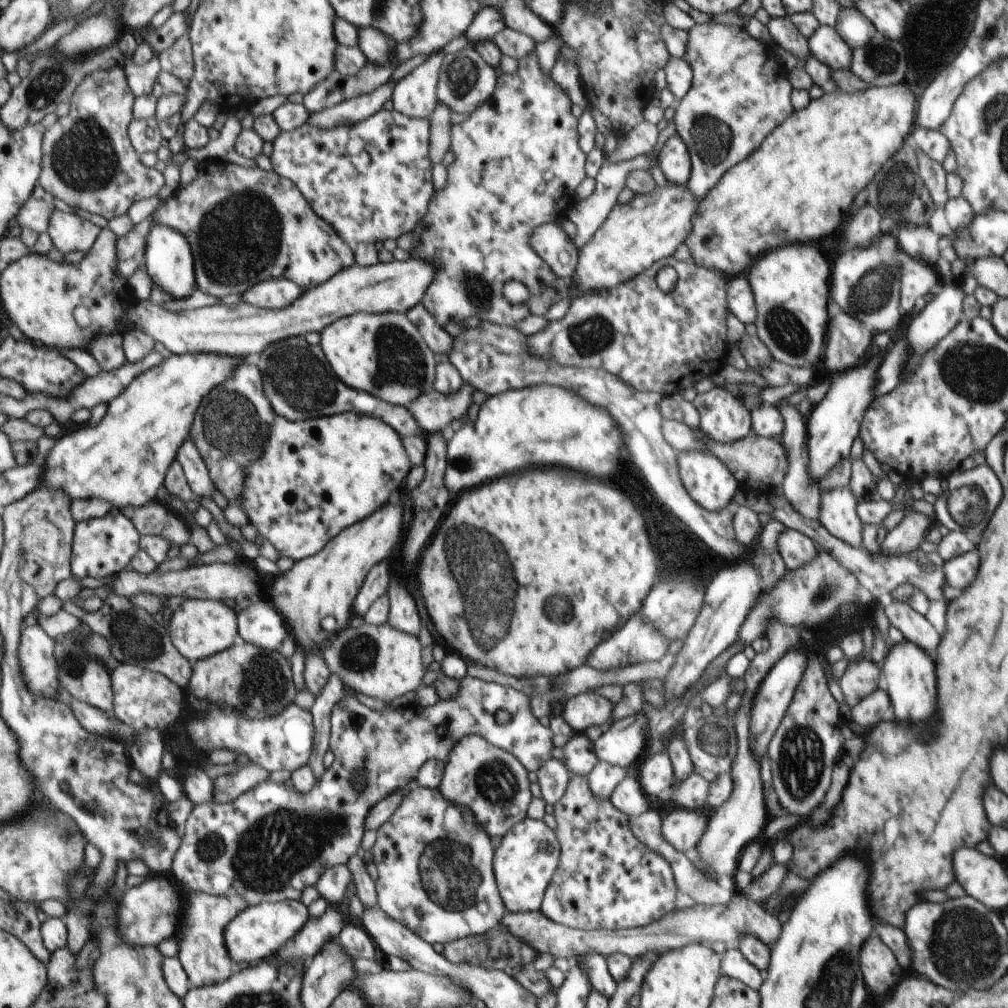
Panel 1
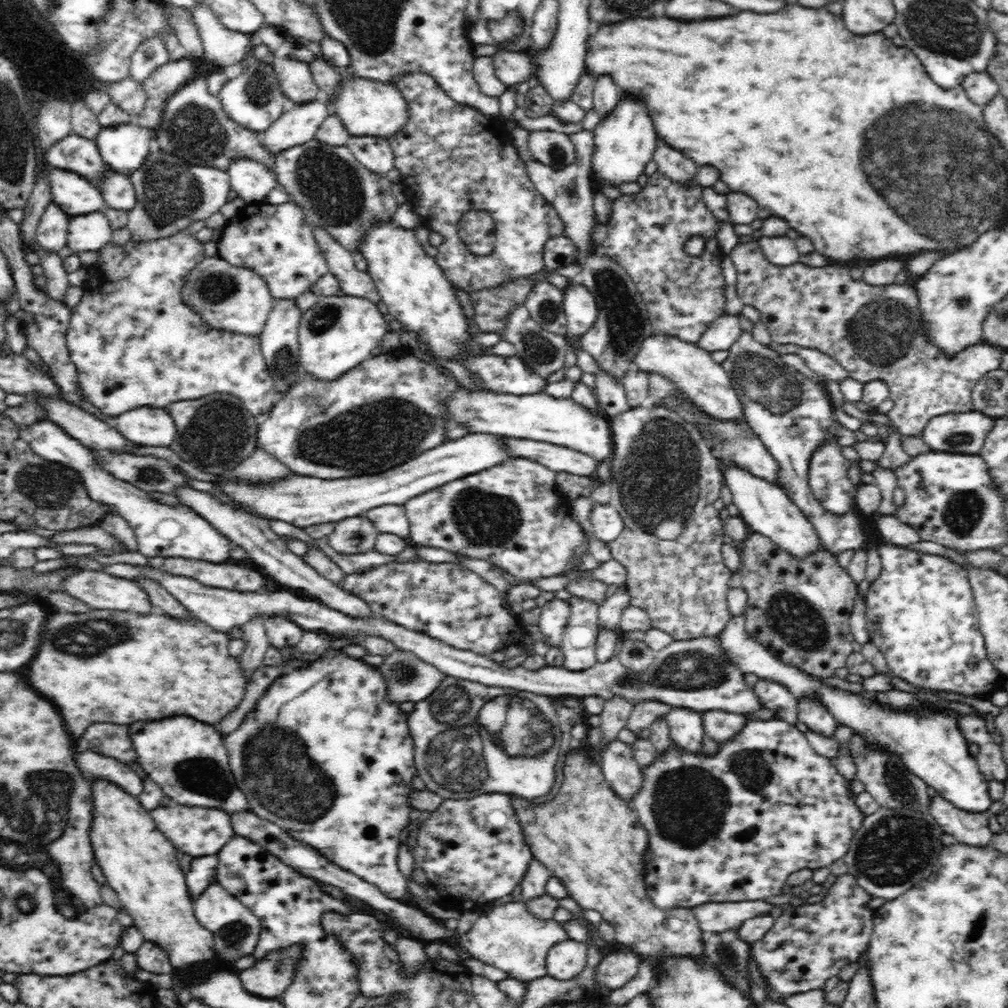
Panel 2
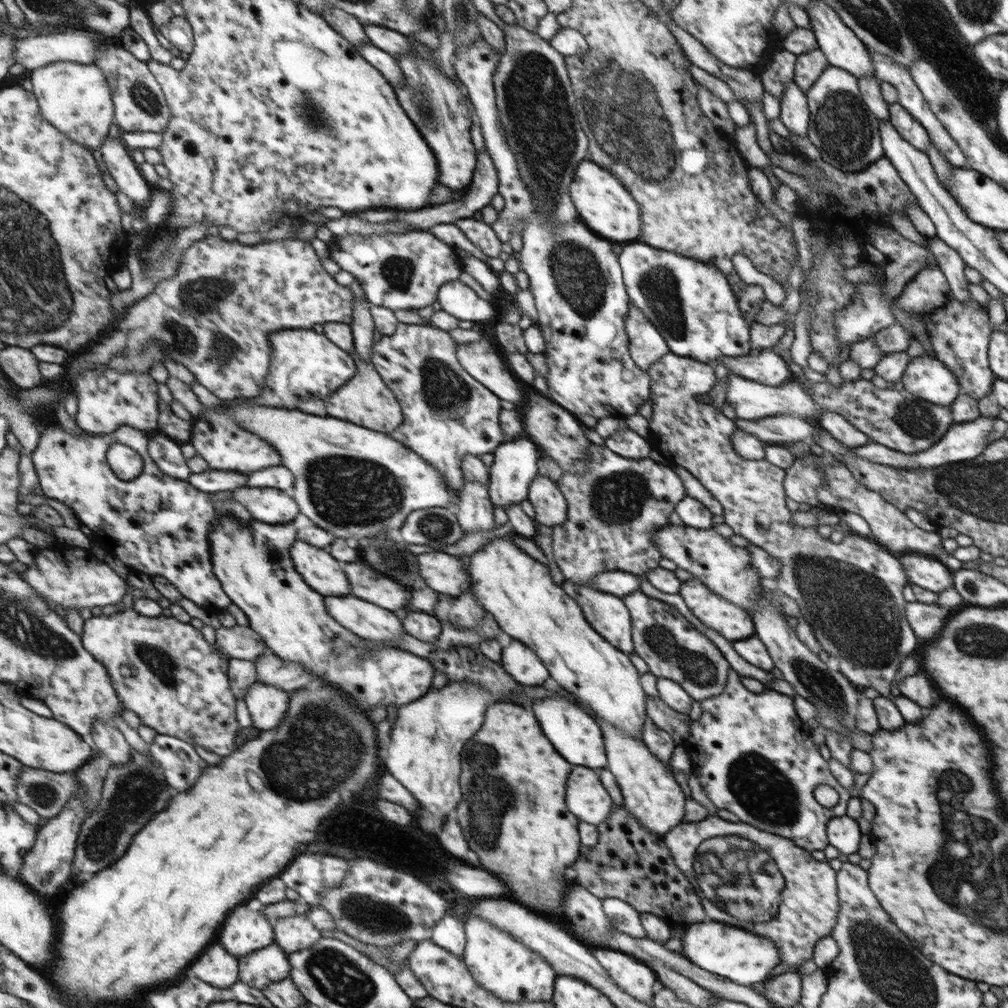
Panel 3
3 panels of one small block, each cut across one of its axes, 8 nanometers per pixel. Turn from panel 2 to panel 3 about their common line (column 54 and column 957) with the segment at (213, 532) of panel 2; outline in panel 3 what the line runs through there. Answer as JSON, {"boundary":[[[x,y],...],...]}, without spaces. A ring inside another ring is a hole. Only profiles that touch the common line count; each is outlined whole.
{"boundary":[[[980,417],[970,422],[954,422],[950,430],[946,432],[942,439],[934,446],[927,448],[926,451],[920,451],[914,454],[906,454],[896,449],[888,448],[886,445],[878,444],[870,441],[865,444],[860,444],[852,448],[853,453],[868,459],[869,461],[876,461],[883,465],[888,465],[896,468],[936,468],[941,464],[957,463],[963,460],[972,460],[980,456],[983,450],[988,446],[986,436],[990,434],[993,429],[993,421],[996,417]]]}

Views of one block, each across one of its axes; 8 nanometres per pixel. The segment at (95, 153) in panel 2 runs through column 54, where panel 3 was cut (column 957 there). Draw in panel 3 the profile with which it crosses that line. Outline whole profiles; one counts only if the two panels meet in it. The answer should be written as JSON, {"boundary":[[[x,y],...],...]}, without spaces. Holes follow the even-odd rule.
{"boundary":[[[867,49],[868,54],[872,57],[872,66],[875,68],[874,77],[880,82],[892,84],[898,92],[898,103],[900,103],[920,124],[927,130],[927,134],[933,140],[936,149],[940,151],[940,155],[952,164],[955,168],[968,168],[967,156],[964,156],[960,145],[952,138],[951,134],[944,128],[939,118],[935,115],[931,105],[924,100],[923,92],[920,92],[919,86],[915,84],[915,80],[911,78],[911,73],[904,70],[900,65],[896,65],[892,59],[878,53],[872,53],[872,49]]]}

